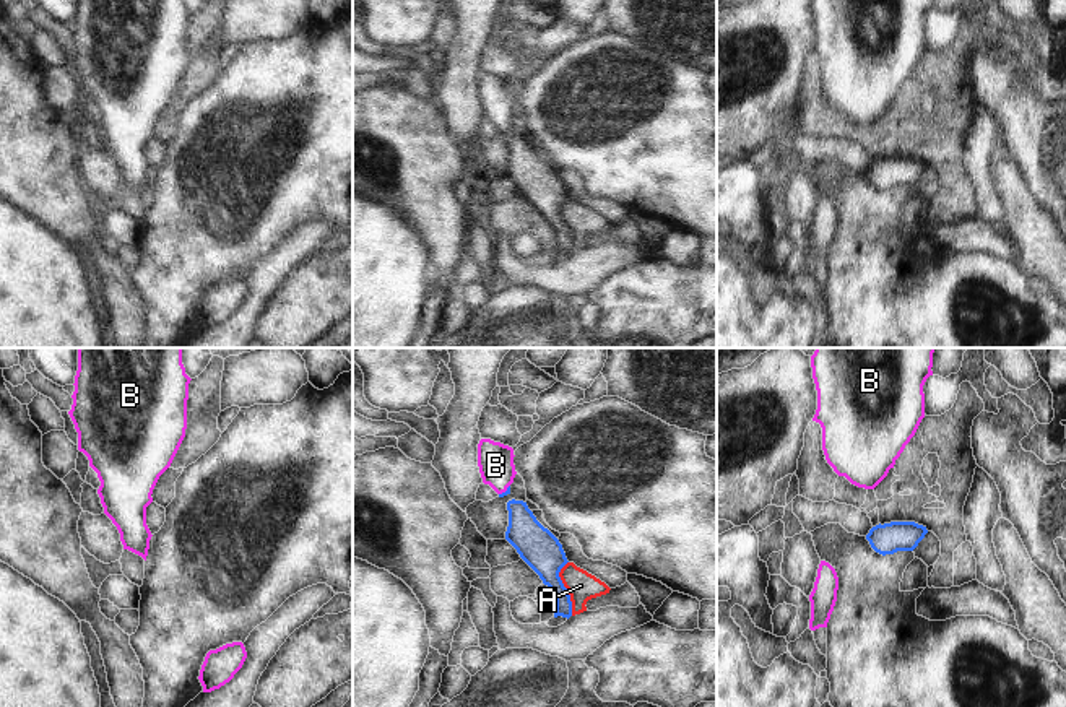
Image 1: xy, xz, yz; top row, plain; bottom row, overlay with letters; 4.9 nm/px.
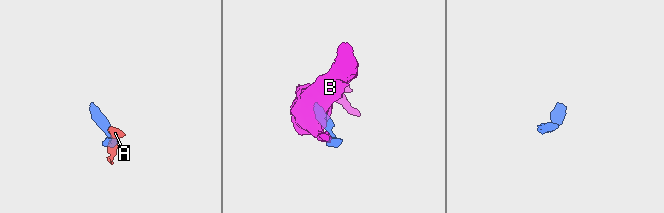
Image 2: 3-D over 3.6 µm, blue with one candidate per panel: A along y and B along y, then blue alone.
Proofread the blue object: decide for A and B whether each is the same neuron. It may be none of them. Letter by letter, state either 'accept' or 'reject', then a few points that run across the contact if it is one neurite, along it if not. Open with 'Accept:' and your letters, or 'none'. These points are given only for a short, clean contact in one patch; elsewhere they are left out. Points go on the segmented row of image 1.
Accept: B
A: reject | xz (567, 561), (559, 572), (559, 579), (569, 595), (572, 615)
B: accept | xz (507, 491), (506, 491), (496, 465)

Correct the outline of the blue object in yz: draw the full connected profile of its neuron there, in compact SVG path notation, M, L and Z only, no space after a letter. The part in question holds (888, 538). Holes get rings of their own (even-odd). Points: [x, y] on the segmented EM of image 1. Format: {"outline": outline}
{"outline": "M890 522L873 527L866 540L876 553L886 556L897 551L913 551L926 533L926 527L915 522Z"}

